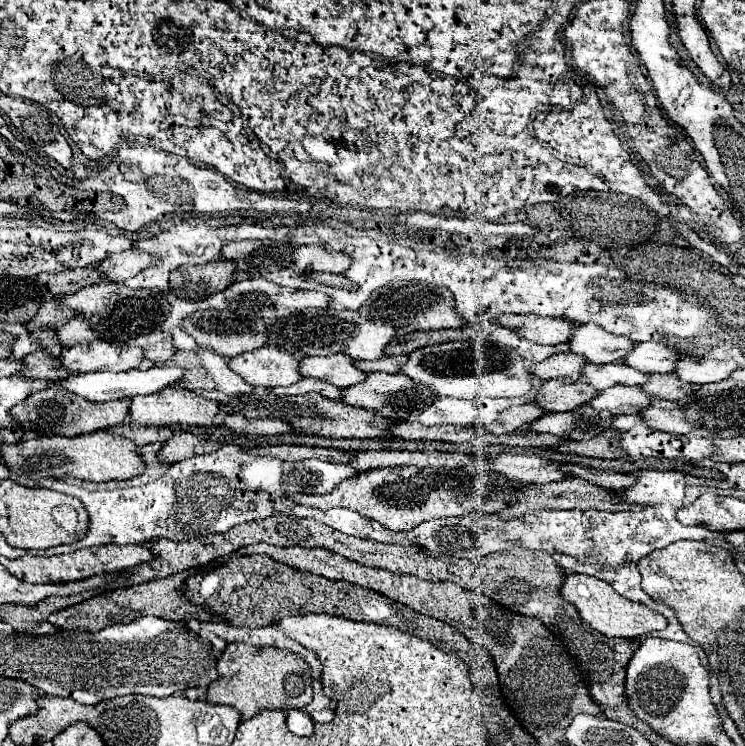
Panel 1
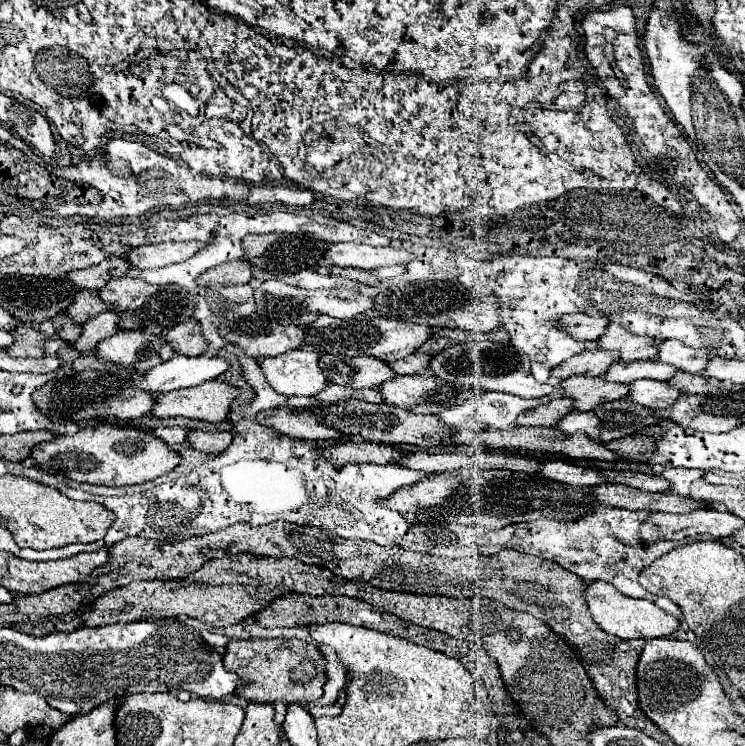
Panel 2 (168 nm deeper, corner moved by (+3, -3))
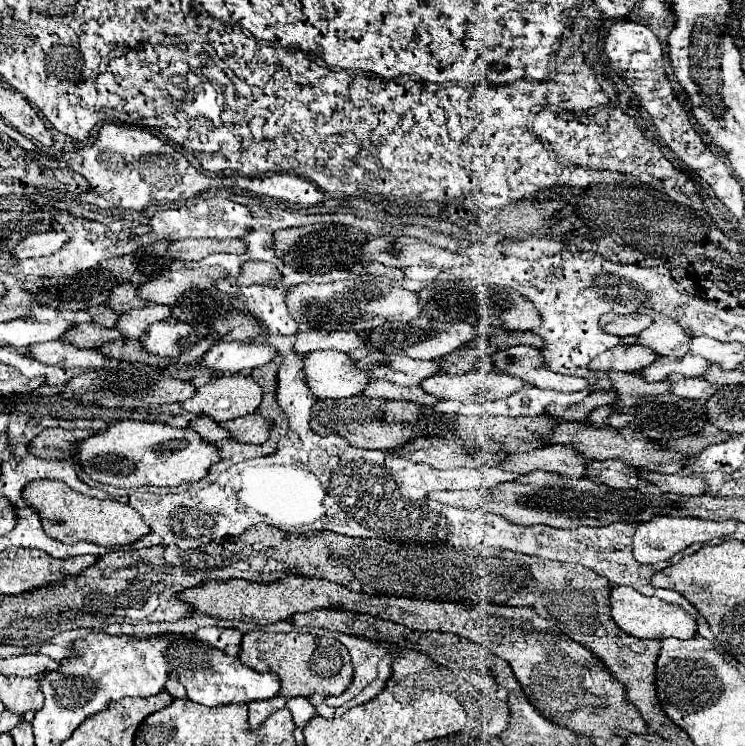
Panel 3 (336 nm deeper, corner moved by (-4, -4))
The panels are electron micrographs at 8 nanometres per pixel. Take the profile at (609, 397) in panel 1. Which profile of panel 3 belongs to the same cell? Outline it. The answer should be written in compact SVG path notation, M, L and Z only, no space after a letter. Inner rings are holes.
M671 376L669 380L673 384L673 394L683 398L709 398L719 390L717 384L707 382L703 376L695 376L695 378Z

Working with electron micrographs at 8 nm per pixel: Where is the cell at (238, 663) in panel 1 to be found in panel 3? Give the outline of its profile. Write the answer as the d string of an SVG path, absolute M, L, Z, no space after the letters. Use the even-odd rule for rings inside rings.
M247 632L243 634L239 658L243 664L257 672L275 672L281 678L281 692L279 696L293 698L293 696L311 696L311 694L325 694L325 696L339 696L343 694L353 676L351 656L339 640L333 638L319 638L313 634L289 632L289 634L271 634L271 632Z

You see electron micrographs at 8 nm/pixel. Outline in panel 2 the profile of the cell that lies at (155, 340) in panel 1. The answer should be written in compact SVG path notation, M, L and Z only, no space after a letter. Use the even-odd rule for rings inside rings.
M194 321L180 323L180 325L172 327L168 333L164 333L162 337L166 339L166 343L170 343L174 353L202 355L204 349L206 349L206 341L202 339L200 325L194 323Z

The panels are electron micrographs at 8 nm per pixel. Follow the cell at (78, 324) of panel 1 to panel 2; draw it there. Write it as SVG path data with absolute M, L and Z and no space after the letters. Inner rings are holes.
M104 311L86 323L82 323L82 335L72 343L72 349L80 351L80 355L88 355L96 343L100 343L106 337L112 337L116 333L118 317L114 311Z

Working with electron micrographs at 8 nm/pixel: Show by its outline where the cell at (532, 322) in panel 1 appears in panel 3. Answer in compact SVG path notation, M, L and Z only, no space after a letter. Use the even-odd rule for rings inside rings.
M605 314L605 316L601 316L599 324L609 334L629 336L629 334L639 334L645 328L649 328L649 324L653 324L653 320L649 316L645 316L645 314L627 314L627 316Z

